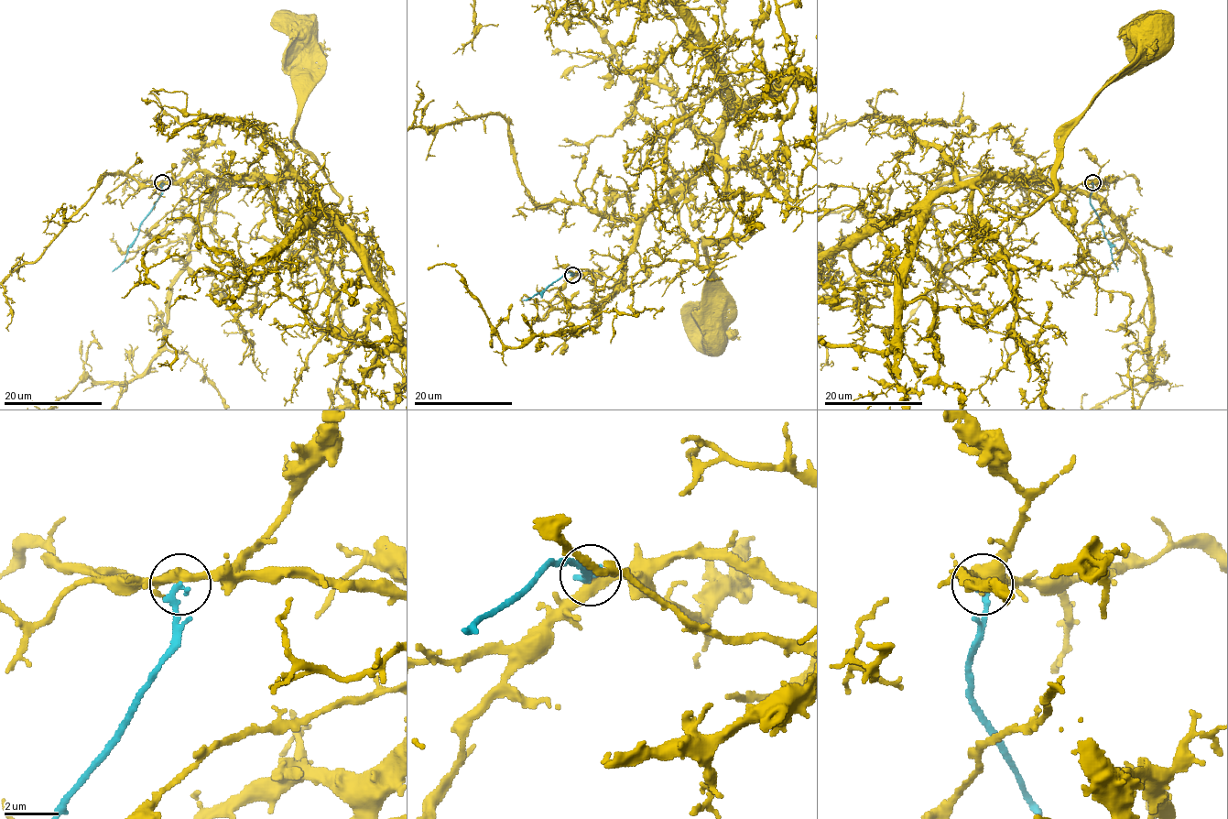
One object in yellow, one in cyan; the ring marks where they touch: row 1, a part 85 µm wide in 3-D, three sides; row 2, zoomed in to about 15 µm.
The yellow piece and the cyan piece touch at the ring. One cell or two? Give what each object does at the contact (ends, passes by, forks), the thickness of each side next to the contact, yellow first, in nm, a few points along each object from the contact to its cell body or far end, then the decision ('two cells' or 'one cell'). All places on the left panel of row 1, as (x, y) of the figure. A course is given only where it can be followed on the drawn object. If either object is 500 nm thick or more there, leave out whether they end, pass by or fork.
yellow passes by; cyan ends; calibres 400 and 240 nm; course yellow (163, 182), (214, 191), (295, 179), (317, 215), (339, 201), (295, 140), (305, 31); course cyan (163, 182), (161, 192), (142, 222), (124, 260), (113, 271); two cells

